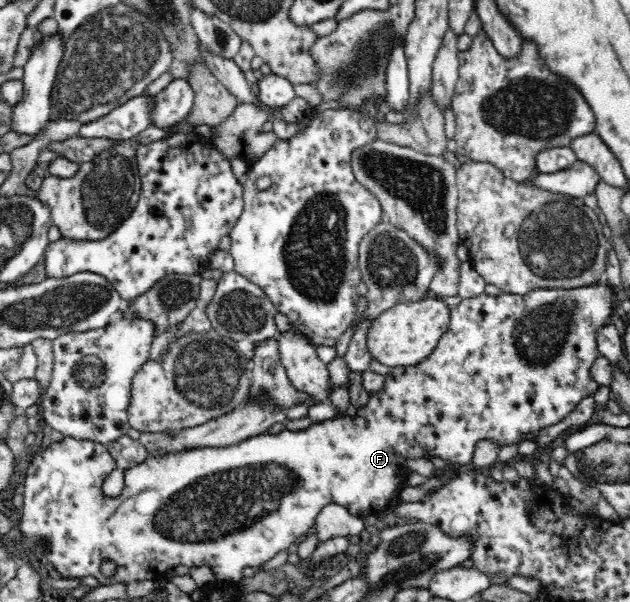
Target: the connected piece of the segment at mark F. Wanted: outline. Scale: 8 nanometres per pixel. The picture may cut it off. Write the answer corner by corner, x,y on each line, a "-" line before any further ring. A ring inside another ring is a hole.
592,285
570,290
533,290
525,295
502,293
498,296
489,296
482,293
476,298
465,298
451,310
450,325
448,331
442,334
436,350
417,366
398,367
391,369
385,375
384,390
378,394
370,395
367,405
357,410
356,418
334,417
321,423
310,425
303,431
290,431
284,429
278,434
262,433
254,438
248,438
236,446
228,448
202,448
202,450
186,450
180,454
166,454
166,456
149,456
142,464
124,469
125,487
120,495
110,497
104,495
102,483
105,476
112,470
118,468
117,462
112,459
107,447
96,442
64,438
62,442
52,443
49,448
34,460
29,462
24,489
24,503
22,516
17,526
21,534
29,539
30,543
42,550
43,556
50,562
59,577
64,578
86,578
94,577
99,585
115,585
117,583
128,584
138,580
158,581
168,571
174,569
178,564
184,566
198,567
209,565
218,581
226,583
238,583
242,575
242,569
246,566
260,566
267,563
278,552
288,549
294,540
306,534
315,526
315,520
320,511
327,504
340,504
346,507
352,516
372,516
380,510
388,511
397,501
398,491
404,485
406,461
412,458
432,458
434,456
445,460
448,465
465,466
473,459
476,444
483,439
498,441
500,447
511,445
520,440
528,432
536,432
542,428
548,428
552,424
562,420
578,402
586,396
592,397
598,391
599,385
591,380
590,368
599,354
596,334
597,329
610,324
609,317
612,314
612,287
-
102,560
114,560
118,564
116,575
110,578
100,573

